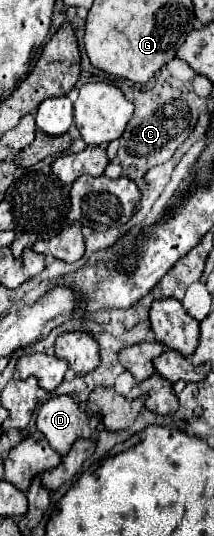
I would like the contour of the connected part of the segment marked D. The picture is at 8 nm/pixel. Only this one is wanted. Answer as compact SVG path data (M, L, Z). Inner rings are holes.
M67 395L49 399L37 413L37 429L47 437L49 445L61 457L67 455L67 451L79 437L83 437L87 425L89 417Z

